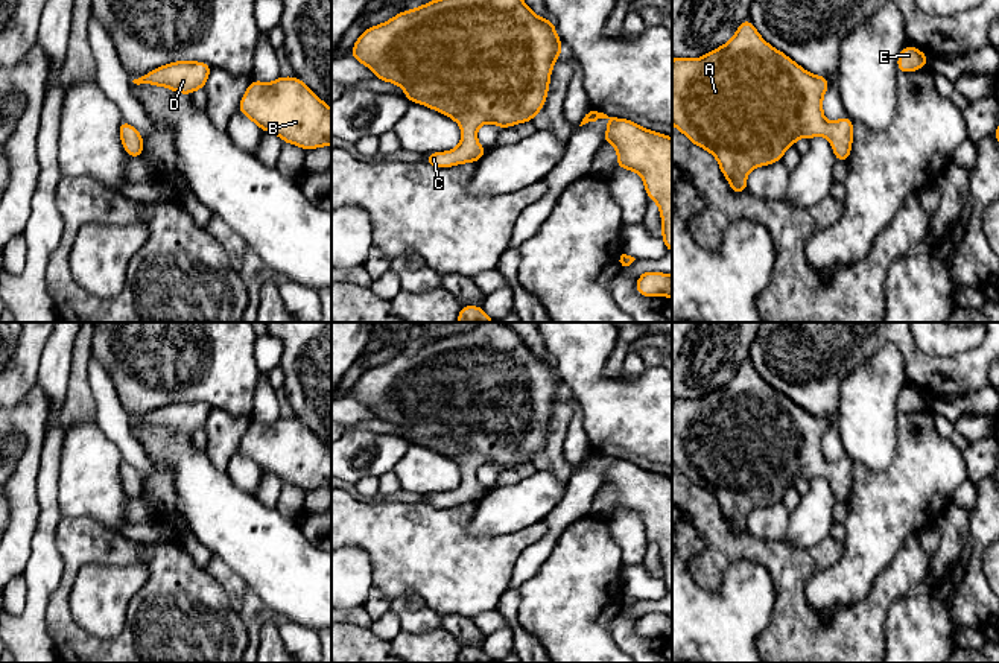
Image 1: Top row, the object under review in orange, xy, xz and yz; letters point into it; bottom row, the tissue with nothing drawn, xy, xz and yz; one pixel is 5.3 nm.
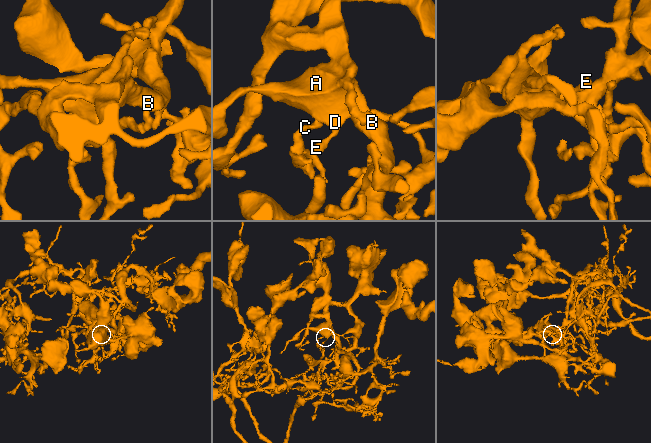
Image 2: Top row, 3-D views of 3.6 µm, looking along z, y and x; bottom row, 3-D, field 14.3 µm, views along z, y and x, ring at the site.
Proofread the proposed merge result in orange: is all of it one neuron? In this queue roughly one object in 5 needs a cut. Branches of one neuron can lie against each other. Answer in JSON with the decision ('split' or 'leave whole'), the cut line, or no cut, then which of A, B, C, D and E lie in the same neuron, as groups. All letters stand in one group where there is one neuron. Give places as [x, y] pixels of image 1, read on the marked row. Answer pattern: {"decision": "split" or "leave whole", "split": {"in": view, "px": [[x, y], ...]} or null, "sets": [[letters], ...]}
{"decision": "leave whole", "split": null, "sets": [["A", "B", "C", "D", "E"]]}

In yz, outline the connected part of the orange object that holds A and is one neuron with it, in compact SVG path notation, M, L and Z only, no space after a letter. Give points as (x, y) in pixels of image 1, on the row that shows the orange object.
M747 18L727 44L698 59L672 59L672 125L693 144L713 154L731 190L742 195L748 172L780 161L801 135L809 140L827 137L835 158L847 163L853 122L848 116L833 123L824 119L827 88L826 76L806 71L769 46Z

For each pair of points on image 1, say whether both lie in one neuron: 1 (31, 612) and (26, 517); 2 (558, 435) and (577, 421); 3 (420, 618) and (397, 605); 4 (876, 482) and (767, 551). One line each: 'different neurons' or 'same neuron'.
1: different neurons
2: different neurons
3: same neuron
4: different neurons

